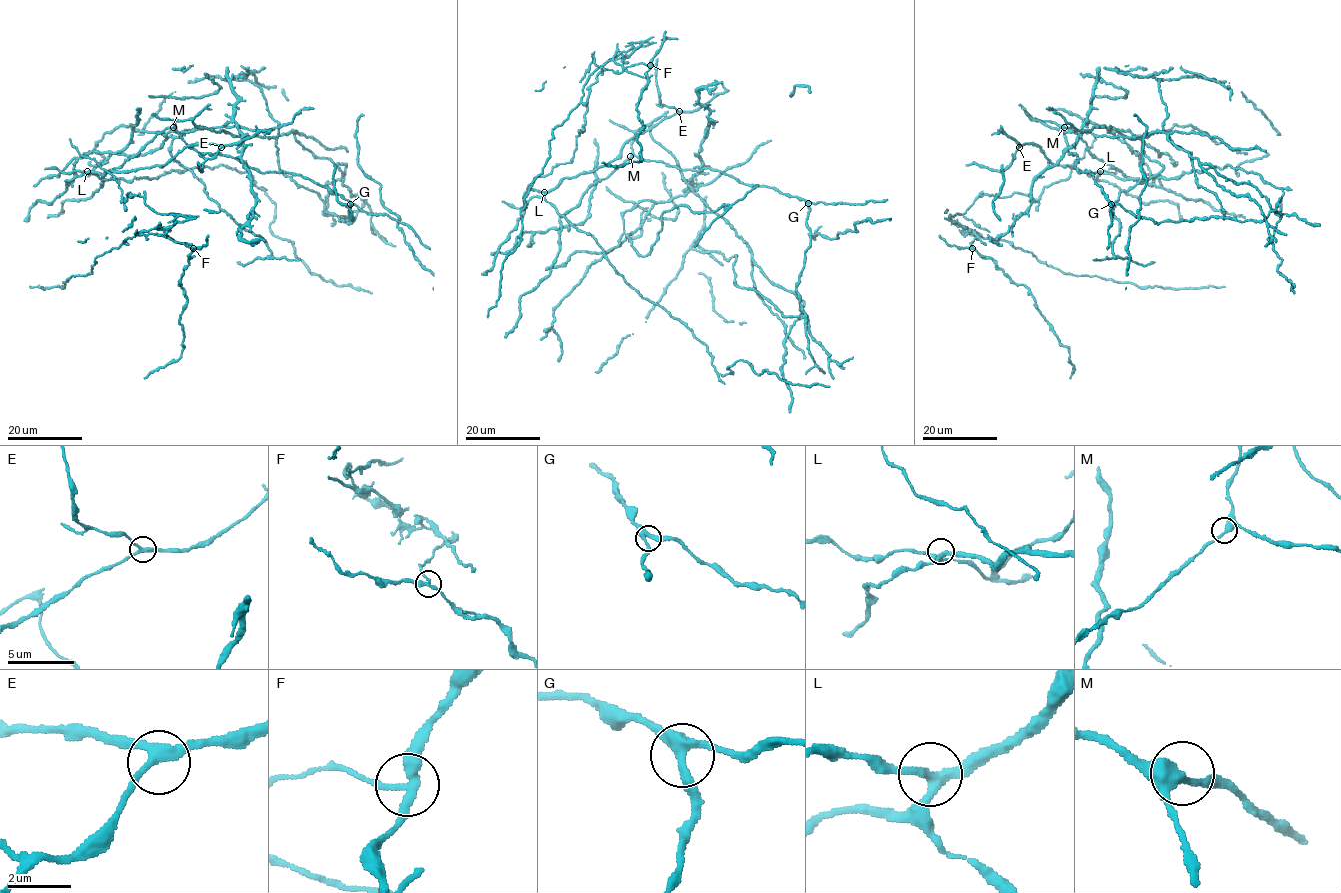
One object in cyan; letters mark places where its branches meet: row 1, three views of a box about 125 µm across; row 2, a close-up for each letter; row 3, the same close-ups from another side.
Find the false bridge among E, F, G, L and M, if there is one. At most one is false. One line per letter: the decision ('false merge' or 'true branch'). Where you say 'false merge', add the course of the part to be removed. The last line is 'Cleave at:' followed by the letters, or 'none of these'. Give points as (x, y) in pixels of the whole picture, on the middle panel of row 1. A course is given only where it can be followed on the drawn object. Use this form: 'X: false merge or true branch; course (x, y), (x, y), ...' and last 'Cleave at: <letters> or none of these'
E: true branch
F: false merge; course (650, 65), (608, 60), (552, 130), (487, 317)
G: true branch
L: true branch
M: true branch
Cleave at: F

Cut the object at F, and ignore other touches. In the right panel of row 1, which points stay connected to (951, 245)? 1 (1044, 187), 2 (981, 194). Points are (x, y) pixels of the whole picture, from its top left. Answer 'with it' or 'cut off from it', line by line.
1: cut off from it
2: cut off from it

